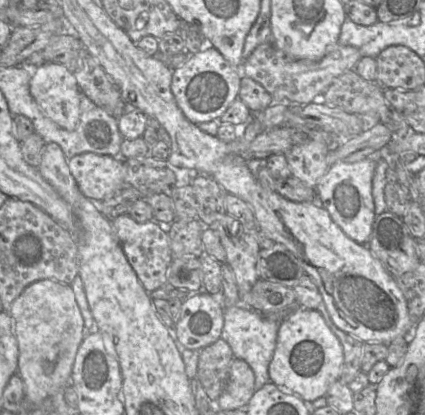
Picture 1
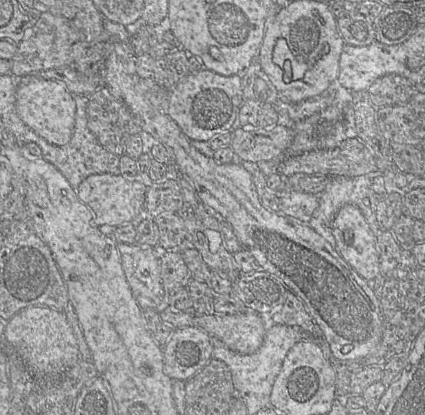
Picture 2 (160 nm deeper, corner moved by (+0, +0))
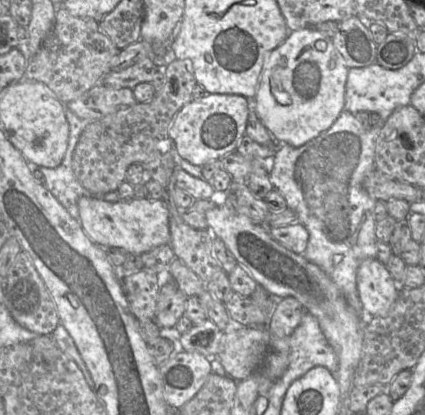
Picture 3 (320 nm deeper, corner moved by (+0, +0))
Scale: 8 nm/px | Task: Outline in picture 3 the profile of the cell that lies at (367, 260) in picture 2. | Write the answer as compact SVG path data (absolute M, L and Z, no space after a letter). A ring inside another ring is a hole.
M367 258L357 269L357 289L366 315L382 317L396 301L400 285L378 258Z

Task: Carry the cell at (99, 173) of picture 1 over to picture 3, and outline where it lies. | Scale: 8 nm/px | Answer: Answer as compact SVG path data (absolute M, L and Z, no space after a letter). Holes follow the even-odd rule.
M87 193L78 200L79 221L86 235L97 245L121 248L129 257L140 257L152 249L170 244L169 212L161 200L131 199L109 202Z

